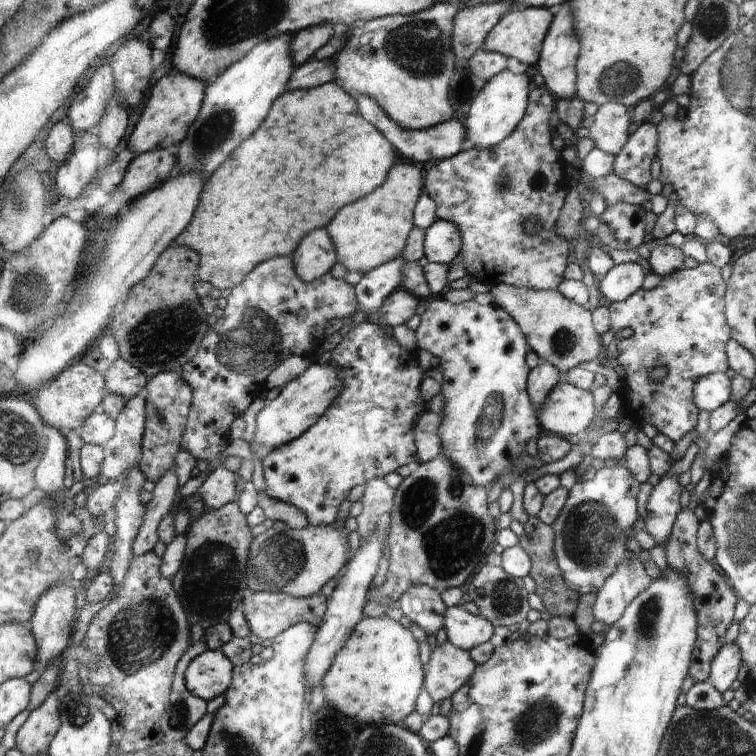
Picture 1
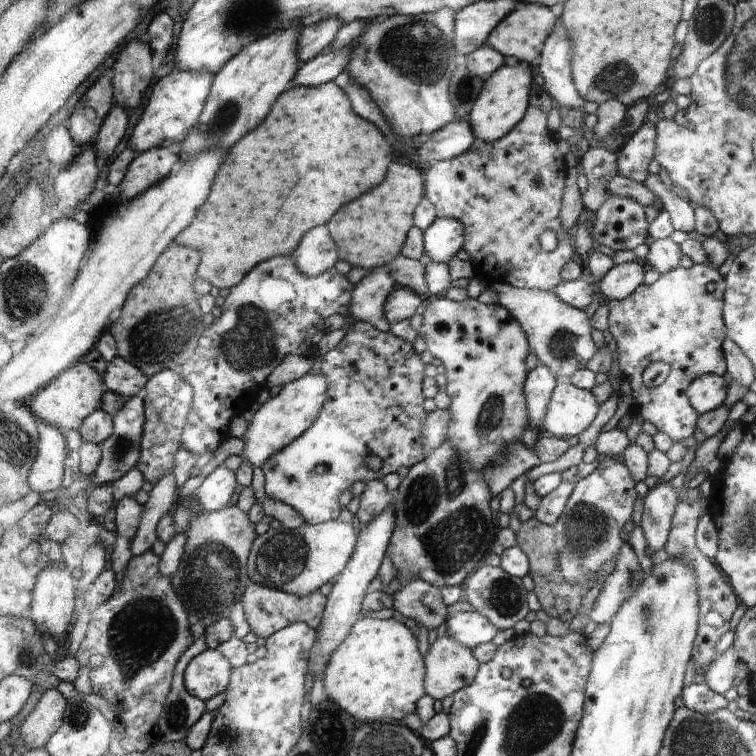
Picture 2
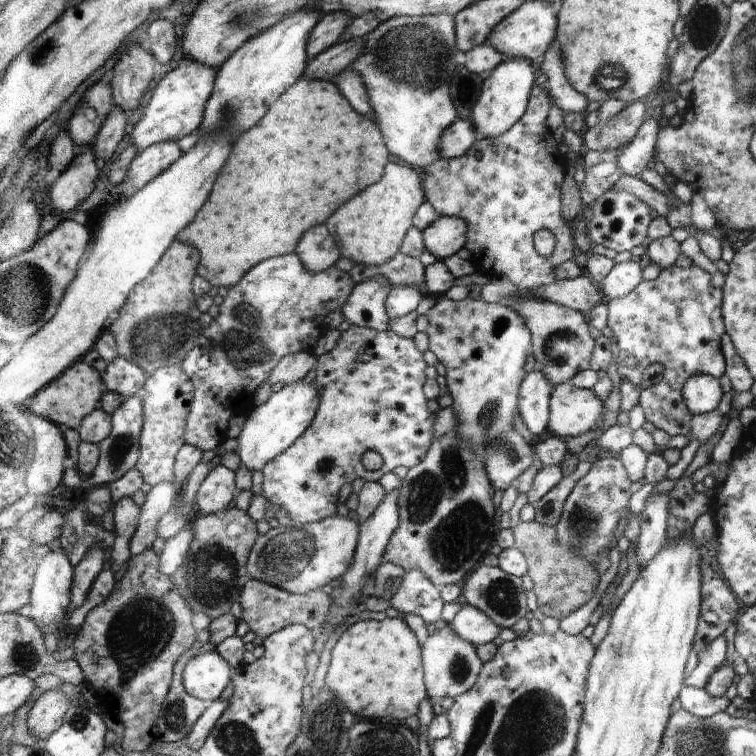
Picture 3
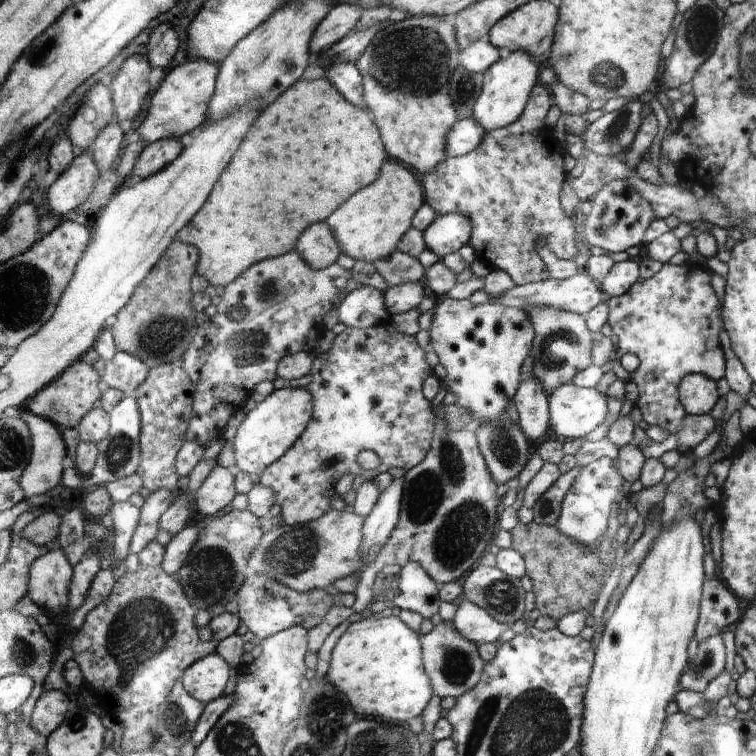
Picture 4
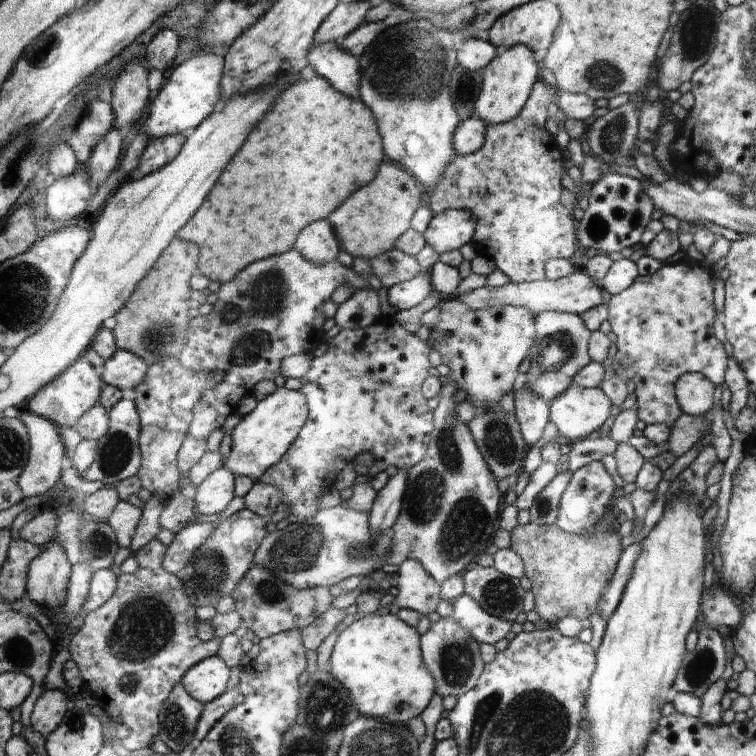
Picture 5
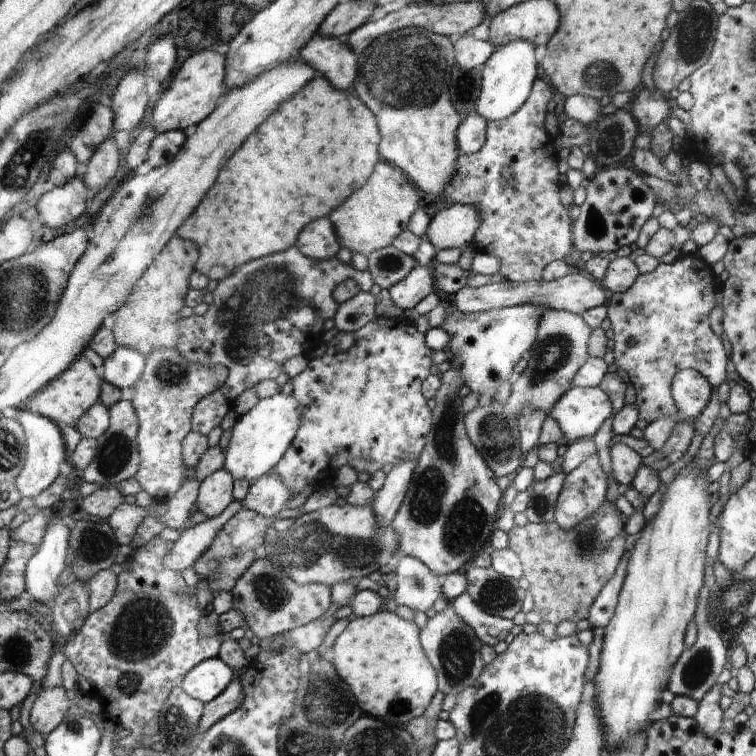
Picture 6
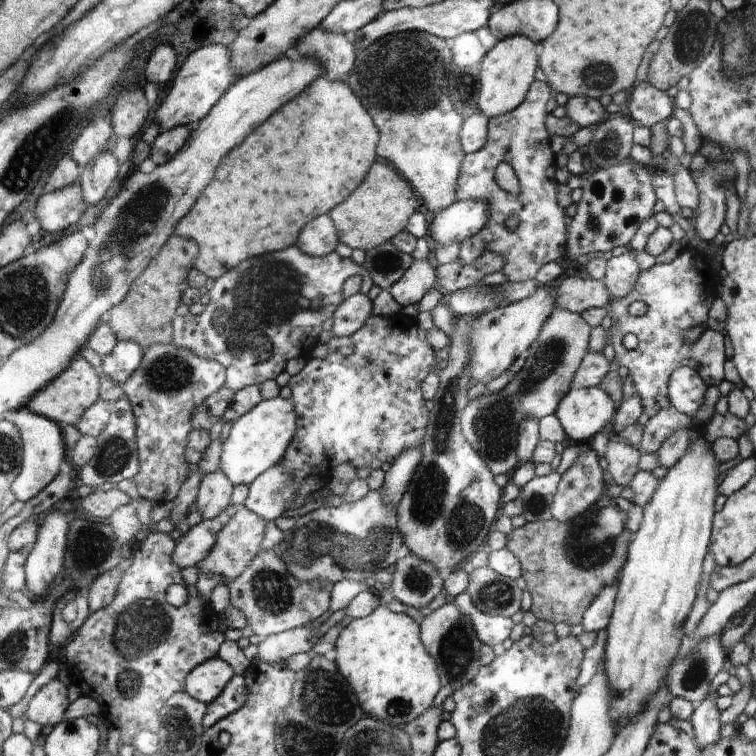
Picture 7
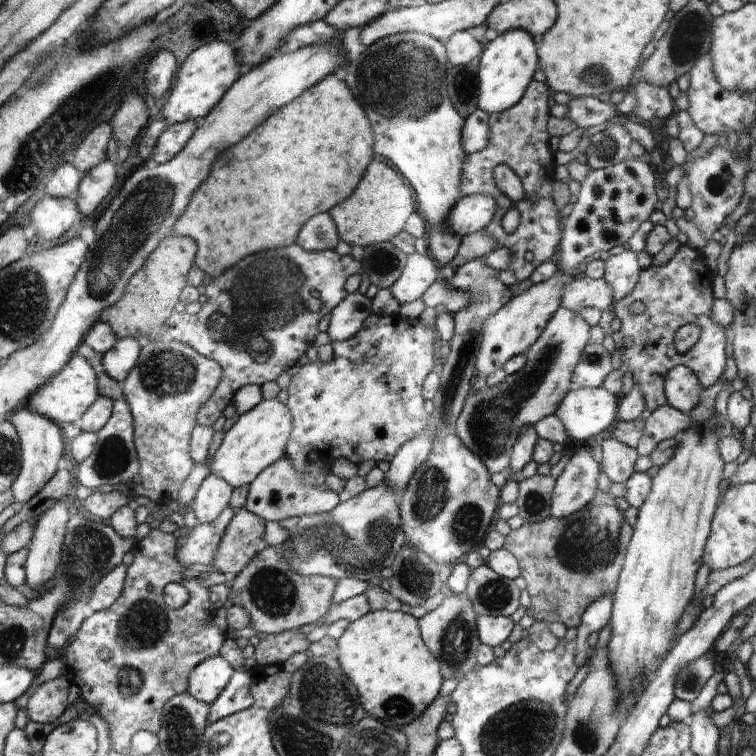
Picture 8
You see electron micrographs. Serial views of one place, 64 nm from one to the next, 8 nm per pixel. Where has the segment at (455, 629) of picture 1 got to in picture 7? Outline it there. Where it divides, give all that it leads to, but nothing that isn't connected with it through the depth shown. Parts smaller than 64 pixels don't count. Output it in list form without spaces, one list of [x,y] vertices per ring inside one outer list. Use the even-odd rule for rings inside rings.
[[[467,592],[459,594],[455,598],[454,604],[462,609],[462,614],[466,614],[470,618],[470,622],[481,639],[481,644],[493,647],[496,644],[502,644],[510,636],[514,625],[512,619],[480,612]]]

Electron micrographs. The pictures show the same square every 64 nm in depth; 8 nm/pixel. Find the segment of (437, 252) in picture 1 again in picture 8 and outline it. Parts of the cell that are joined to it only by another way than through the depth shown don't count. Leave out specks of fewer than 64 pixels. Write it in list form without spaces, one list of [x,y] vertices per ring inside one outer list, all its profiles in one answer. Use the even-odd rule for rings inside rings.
[[[471,194],[463,197],[446,216],[446,230],[456,236],[466,236],[488,226],[496,211],[492,196]]]

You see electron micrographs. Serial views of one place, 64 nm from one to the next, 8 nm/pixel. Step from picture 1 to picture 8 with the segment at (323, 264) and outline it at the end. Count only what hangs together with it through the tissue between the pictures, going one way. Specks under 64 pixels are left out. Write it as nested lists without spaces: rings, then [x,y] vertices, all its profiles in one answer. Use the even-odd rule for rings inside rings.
[[[316,214],[302,226],[296,243],[308,252],[334,251],[339,239],[336,222],[330,214]]]

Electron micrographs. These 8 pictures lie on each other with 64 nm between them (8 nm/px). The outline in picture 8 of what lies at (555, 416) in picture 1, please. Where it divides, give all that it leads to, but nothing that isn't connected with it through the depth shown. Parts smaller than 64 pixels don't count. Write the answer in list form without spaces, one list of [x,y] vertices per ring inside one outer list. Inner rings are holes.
[[[573,388],[555,413],[570,438],[580,442],[606,432],[618,408],[616,396],[605,388]]]

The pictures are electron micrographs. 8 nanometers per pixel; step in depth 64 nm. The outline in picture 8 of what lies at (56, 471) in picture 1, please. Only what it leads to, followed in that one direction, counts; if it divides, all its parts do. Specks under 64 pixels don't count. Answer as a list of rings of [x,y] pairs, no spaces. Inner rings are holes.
[[[30,408],[18,410],[14,416],[8,416],[20,432],[22,440],[22,452],[24,454],[22,476],[13,484],[14,496],[17,502],[26,504],[30,502],[36,494],[40,494],[58,472],[58,464],[62,458],[69,455],[69,442],[66,440],[61,425],[43,414],[38,414]]]

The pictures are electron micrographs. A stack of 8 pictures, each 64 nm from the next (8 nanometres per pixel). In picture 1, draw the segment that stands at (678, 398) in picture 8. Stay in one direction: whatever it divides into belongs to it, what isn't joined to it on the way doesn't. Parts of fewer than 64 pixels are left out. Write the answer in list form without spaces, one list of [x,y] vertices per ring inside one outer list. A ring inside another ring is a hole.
[[[726,372],[703,376],[694,387],[694,404],[702,410],[716,410],[730,400],[732,379]]]

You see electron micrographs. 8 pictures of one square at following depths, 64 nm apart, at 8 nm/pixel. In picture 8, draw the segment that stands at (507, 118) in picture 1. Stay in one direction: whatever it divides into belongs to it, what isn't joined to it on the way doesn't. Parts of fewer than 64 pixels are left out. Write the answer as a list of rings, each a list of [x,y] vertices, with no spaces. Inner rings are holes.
[[[510,30],[504,34],[497,34],[496,38],[482,49],[480,57],[479,108],[486,114],[496,114],[508,111],[509,108],[520,103],[536,72],[536,64],[540,64],[540,61],[536,56],[536,44],[532,42],[529,32]]]

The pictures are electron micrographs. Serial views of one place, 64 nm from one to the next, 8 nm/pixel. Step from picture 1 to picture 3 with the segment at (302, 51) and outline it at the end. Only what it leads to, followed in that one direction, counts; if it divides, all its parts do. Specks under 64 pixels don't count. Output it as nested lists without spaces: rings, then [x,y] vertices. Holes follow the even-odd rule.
[[[344,12],[323,15],[316,26],[310,30],[309,40],[306,40],[307,60],[316,58],[328,47],[340,41],[340,36],[344,34],[352,18],[350,14],[344,14]]]

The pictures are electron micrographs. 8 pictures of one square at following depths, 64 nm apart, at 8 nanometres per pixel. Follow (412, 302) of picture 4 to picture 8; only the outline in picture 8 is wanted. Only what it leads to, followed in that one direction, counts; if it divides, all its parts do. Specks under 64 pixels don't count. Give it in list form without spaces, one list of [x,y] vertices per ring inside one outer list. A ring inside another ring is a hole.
[[[412,253],[408,255],[406,266],[400,278],[390,287],[392,294],[401,304],[413,302],[422,297],[436,283],[436,264],[428,255]]]

